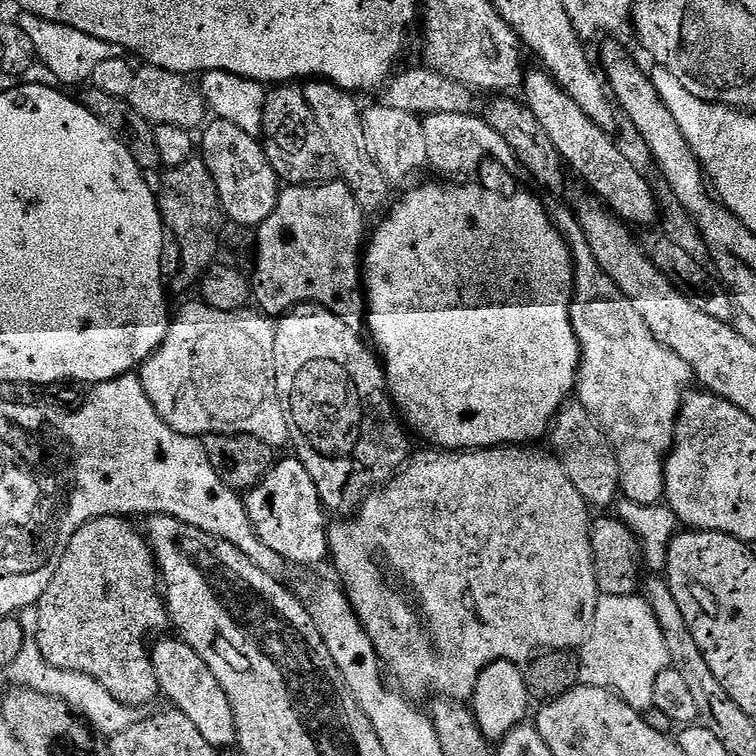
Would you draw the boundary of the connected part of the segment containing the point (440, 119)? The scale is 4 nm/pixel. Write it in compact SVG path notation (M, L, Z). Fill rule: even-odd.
M434 114L425 116L422 120L424 133L426 134L426 154L429 165L440 172L445 172L445 177L456 178L461 172L461 177L468 178L471 172L480 168L480 163L489 156L500 164L512 164L514 157L512 148L500 134L484 119L483 115L473 114Z

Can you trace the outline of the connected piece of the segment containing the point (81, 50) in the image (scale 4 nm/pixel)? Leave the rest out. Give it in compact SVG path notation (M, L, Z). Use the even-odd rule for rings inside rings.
M21 11L18 26L30 42L34 42L36 59L43 67L58 78L61 85L84 84L92 79L94 70L102 66L102 62L110 62L110 58L121 58L122 50L110 42L102 42L102 38L90 38L90 34L82 34L82 30L74 30L74 26L66 26L58 22L50 22L46 18L36 16L33 12Z

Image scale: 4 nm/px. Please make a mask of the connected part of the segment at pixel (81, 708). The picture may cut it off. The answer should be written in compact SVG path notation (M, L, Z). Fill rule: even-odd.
M37 607L23 608L18 613L18 619L22 626L22 634L24 635L22 651L18 654L18 659L6 670L6 676L13 680L11 682L13 685L28 688L38 694L44 694L50 698L61 700L71 712L75 712L81 720L90 725L93 732L101 737L109 736L109 738L115 738L123 736L129 728L137 723L137 709L120 703L94 677L88 677L82 672L56 669L43 657L38 646Z

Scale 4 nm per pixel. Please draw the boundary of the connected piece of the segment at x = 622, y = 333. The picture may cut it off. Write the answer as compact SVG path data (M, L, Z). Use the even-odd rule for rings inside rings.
M571 211L555 213L554 223L572 250L572 331L580 339L581 350L578 402L596 419L596 423L607 432L612 441L612 448L618 458L623 499L638 502L642 506L661 503L664 500L664 464L672 450L672 443L676 440L676 420L680 417L680 404L693 383L693 370L686 366L686 362L682 362L682 358L666 350L666 346L662 346L654 334L650 334L646 322L642 322L642 317L638 315L638 310L634 310L622 290L610 282L610 278L598 266L594 254L590 254L575 215Z

